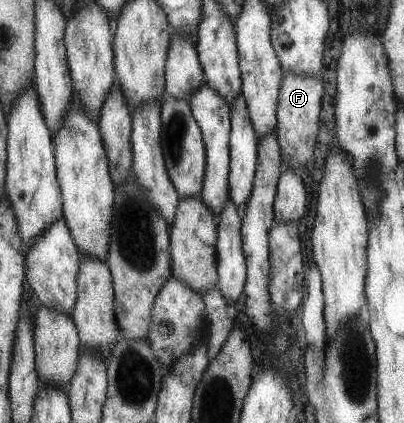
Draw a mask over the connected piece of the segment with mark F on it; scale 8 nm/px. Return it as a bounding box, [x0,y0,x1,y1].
[275,70,322,172]

